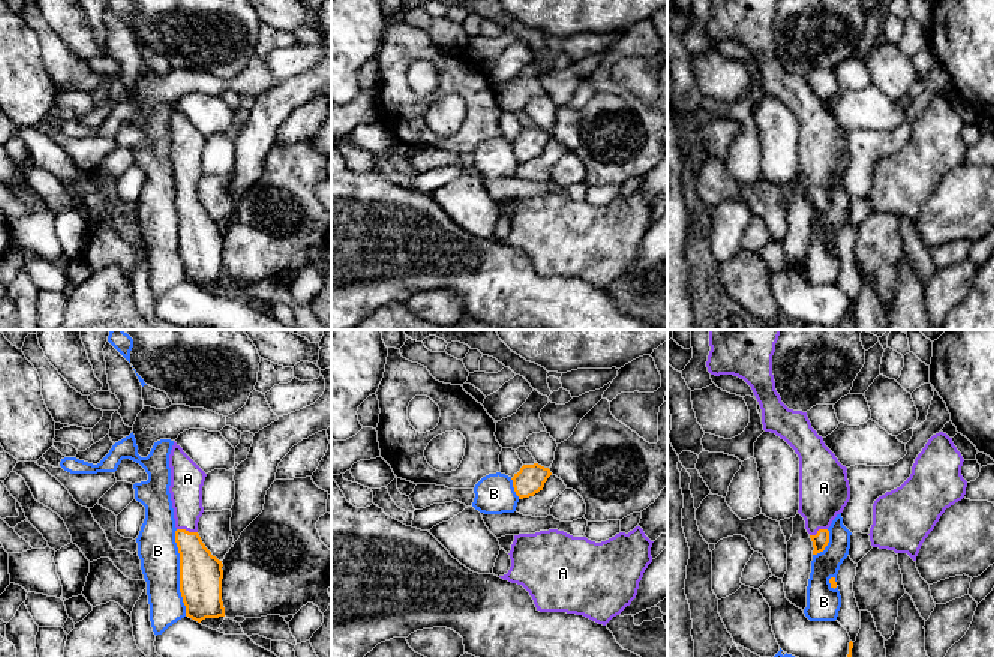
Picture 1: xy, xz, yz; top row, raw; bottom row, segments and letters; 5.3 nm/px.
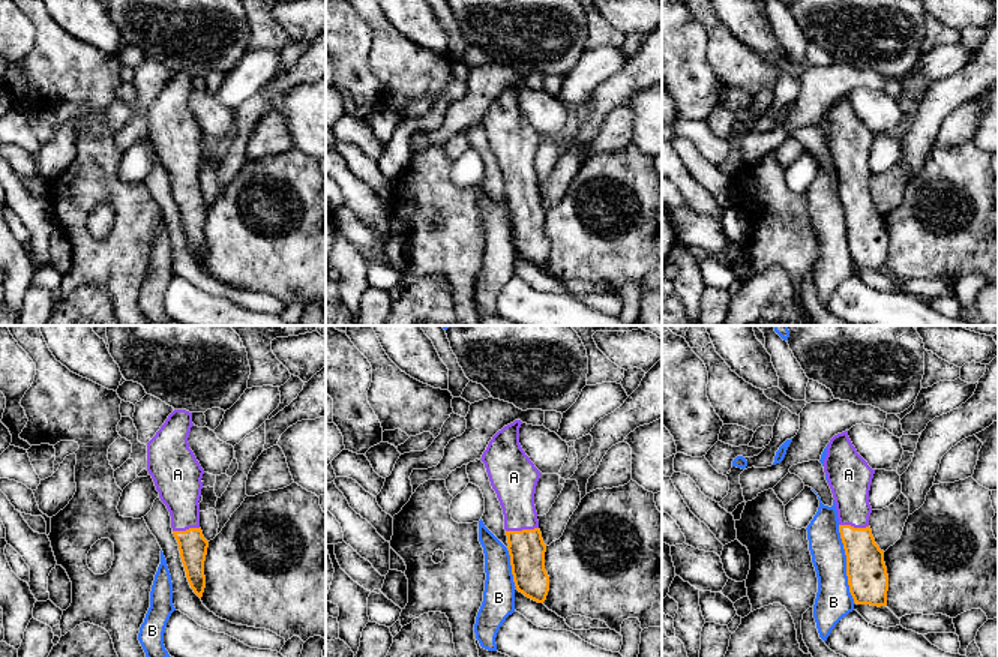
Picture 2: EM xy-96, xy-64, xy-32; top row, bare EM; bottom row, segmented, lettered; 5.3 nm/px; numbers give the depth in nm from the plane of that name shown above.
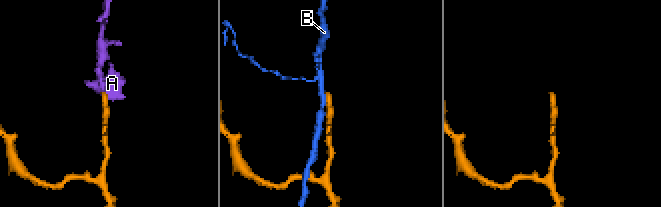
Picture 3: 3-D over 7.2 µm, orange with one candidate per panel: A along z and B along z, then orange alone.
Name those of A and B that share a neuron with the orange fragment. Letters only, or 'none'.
A

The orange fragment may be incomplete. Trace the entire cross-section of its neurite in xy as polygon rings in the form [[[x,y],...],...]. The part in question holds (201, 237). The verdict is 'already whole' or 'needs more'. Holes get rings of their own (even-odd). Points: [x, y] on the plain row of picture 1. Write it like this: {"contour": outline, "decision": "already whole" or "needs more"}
{"contour": [[[175,105],[169,118],[169,132],[175,207],[180,218],[180,256],[186,280],[198,286],[225,280],[223,228],[211,219],[198,198],[198,186],[204,177],[202,150],[207,138]]], "decision": "needs more"}

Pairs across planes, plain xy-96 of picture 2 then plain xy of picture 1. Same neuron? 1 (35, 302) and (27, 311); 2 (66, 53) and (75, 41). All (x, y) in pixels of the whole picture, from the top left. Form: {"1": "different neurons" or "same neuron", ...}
{"1": "different neurons", "2": "different neurons"}

